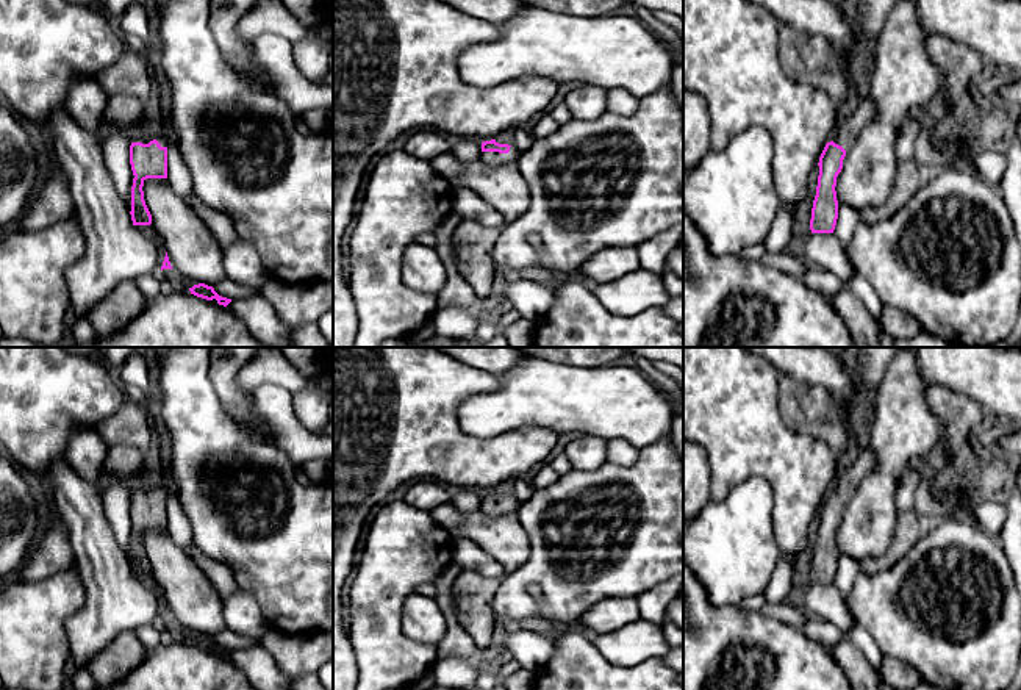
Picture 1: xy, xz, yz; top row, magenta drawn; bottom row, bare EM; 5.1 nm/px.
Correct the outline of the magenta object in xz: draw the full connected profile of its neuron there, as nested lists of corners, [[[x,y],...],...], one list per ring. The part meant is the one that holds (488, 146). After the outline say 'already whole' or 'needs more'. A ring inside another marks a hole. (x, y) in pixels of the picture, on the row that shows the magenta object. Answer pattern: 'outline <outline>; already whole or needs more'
outline [[[496,139],[482,142],[480,160],[489,166],[518,163],[521,152],[513,146],[499,144]]]; needs more

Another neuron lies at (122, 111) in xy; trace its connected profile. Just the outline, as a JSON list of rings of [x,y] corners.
[[[111,94],[103,111],[103,128],[141,133],[144,128],[144,100],[128,94]]]

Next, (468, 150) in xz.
[[[472,138],[457,139],[452,144],[452,153],[460,160],[463,164],[474,163],[480,160],[482,155],[482,142]]]

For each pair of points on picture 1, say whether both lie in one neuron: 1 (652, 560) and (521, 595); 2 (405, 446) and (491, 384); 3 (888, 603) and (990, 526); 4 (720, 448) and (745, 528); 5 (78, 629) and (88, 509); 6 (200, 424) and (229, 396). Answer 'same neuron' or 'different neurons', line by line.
1: same neuron
2: same neuron
3: different neurons
4: different neurons
5: same neuron
6: different neurons

